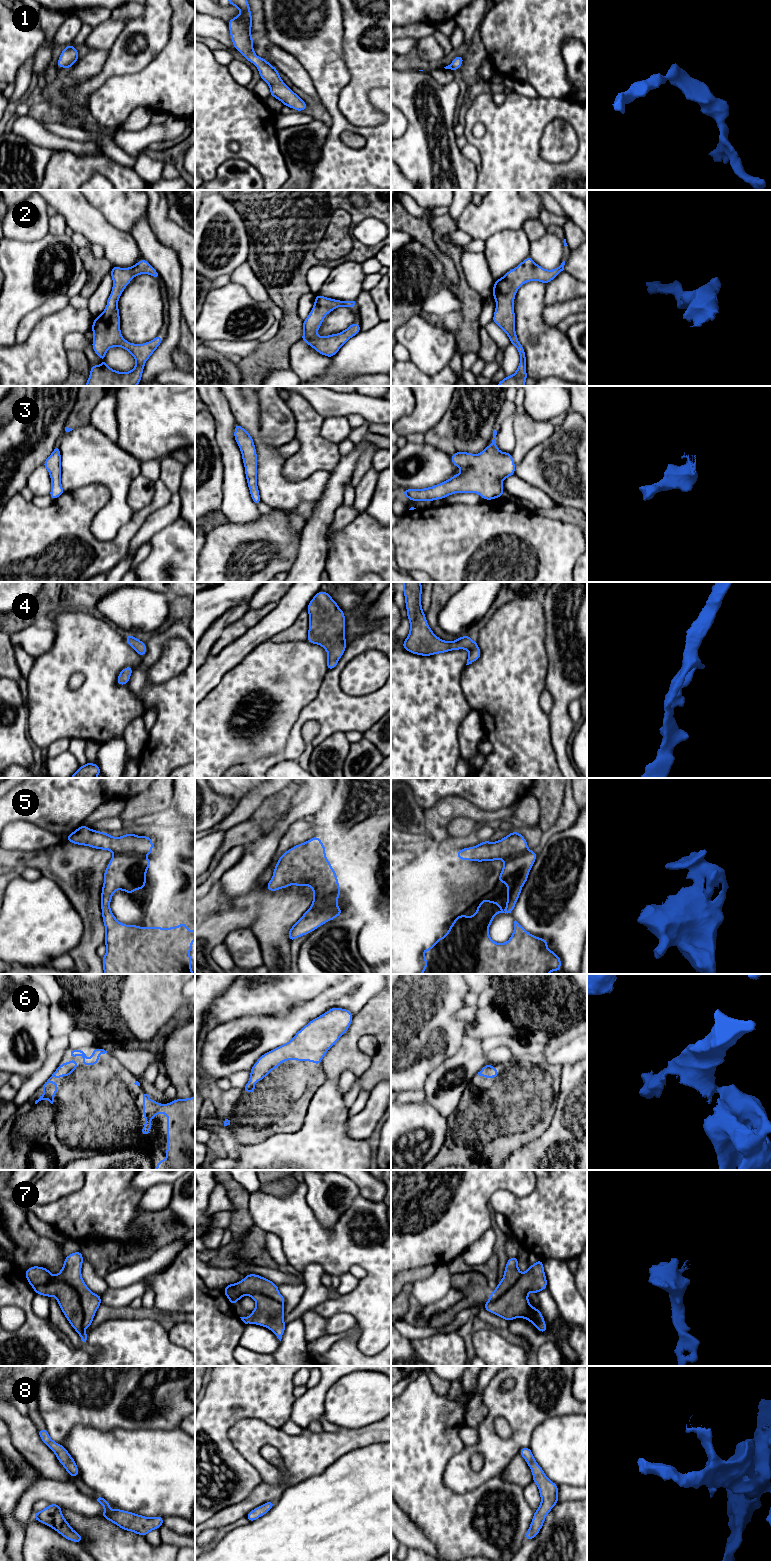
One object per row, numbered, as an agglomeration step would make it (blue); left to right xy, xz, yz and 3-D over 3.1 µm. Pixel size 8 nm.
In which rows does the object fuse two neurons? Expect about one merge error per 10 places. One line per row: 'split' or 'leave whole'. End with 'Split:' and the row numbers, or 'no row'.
1: leave whole
2: leave whole
3: leave whole
4: leave whole
5: leave whole
6: leave whole
7: split
8: leave whole
Split: 7

